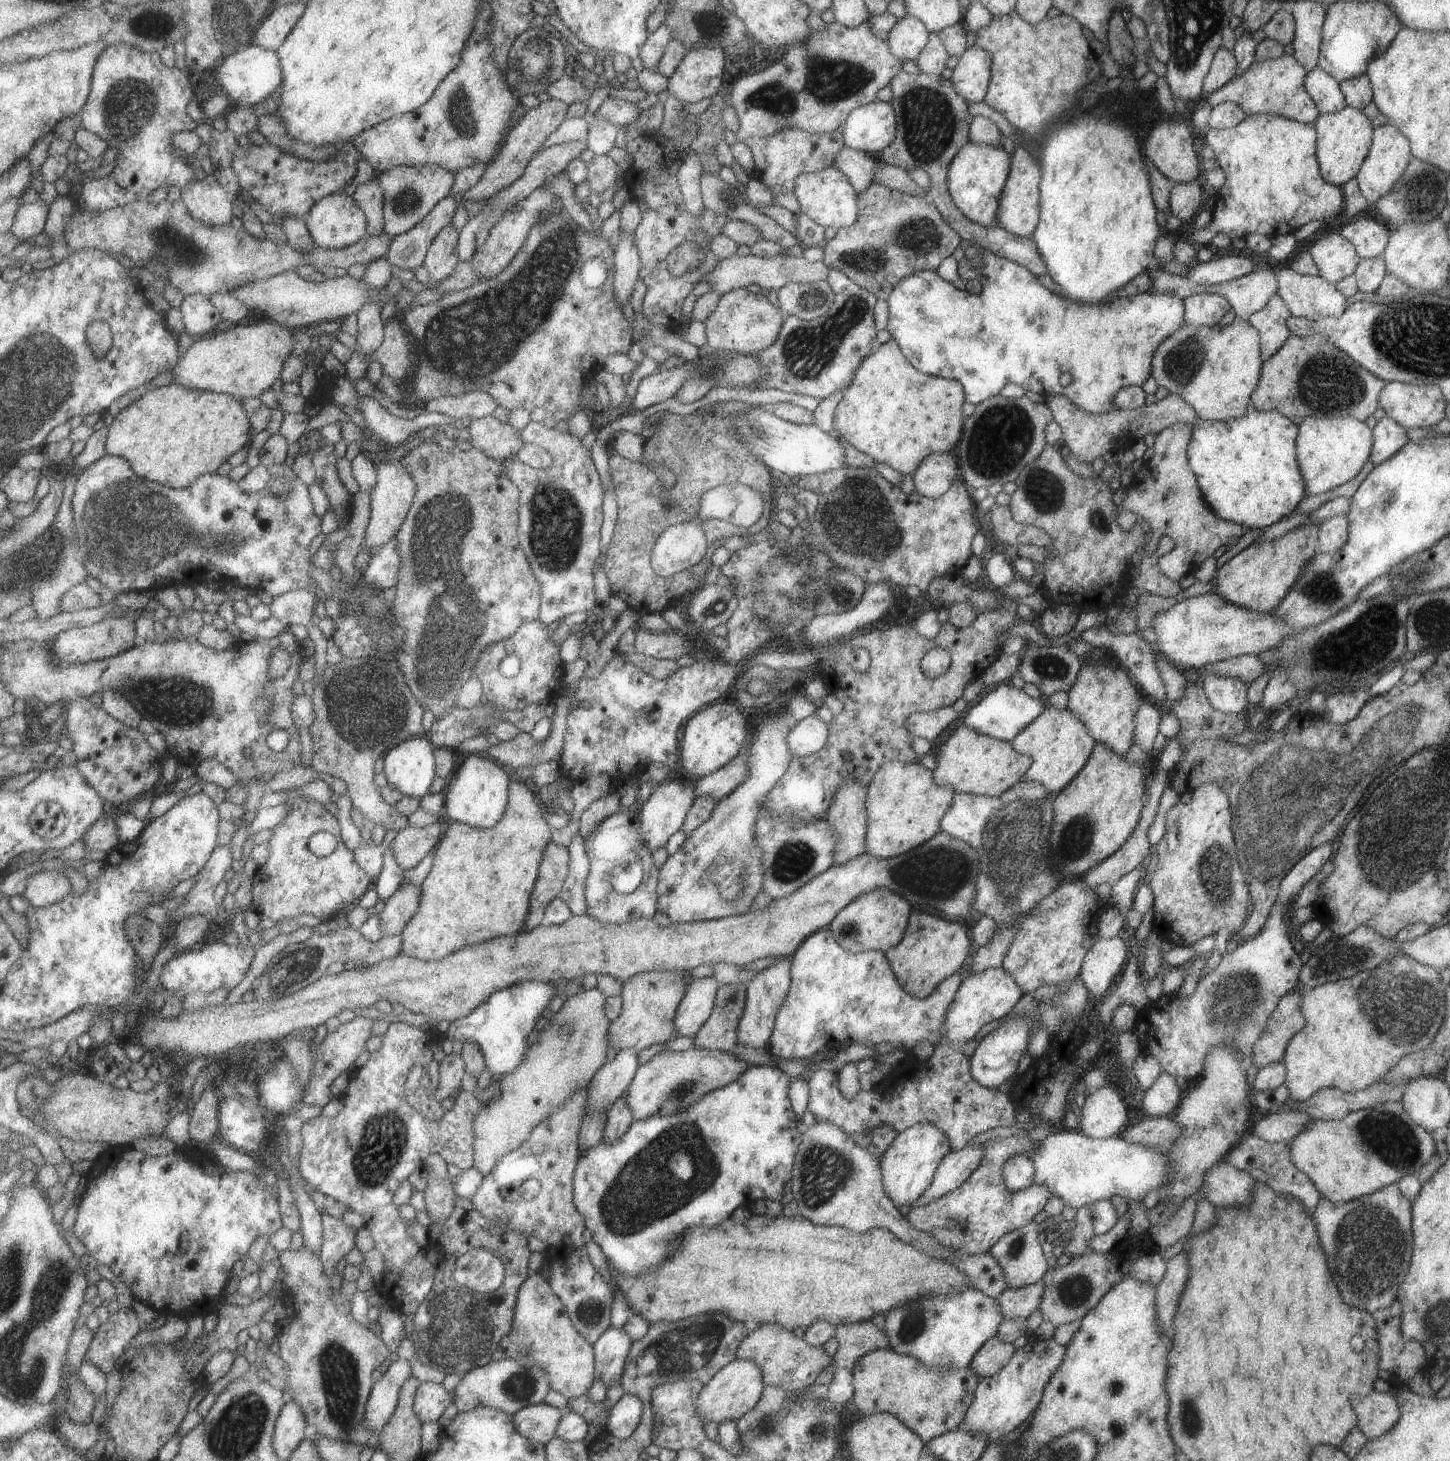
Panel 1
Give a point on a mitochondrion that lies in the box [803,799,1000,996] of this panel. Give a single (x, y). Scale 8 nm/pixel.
(938, 873)

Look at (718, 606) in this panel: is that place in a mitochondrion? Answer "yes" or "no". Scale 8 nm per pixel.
yes

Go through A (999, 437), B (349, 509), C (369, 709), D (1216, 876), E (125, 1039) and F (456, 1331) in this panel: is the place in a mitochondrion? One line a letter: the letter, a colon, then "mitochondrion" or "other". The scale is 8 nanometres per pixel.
A: mitochondrion
B: other
C: mitochondrion
D: mitochondrion
E: other
F: mitochondrion

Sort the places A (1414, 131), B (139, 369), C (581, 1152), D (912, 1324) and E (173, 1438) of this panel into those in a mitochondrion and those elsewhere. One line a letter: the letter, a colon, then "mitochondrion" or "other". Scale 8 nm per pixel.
A: other
B: other
C: other
D: mitochondrion
E: other

